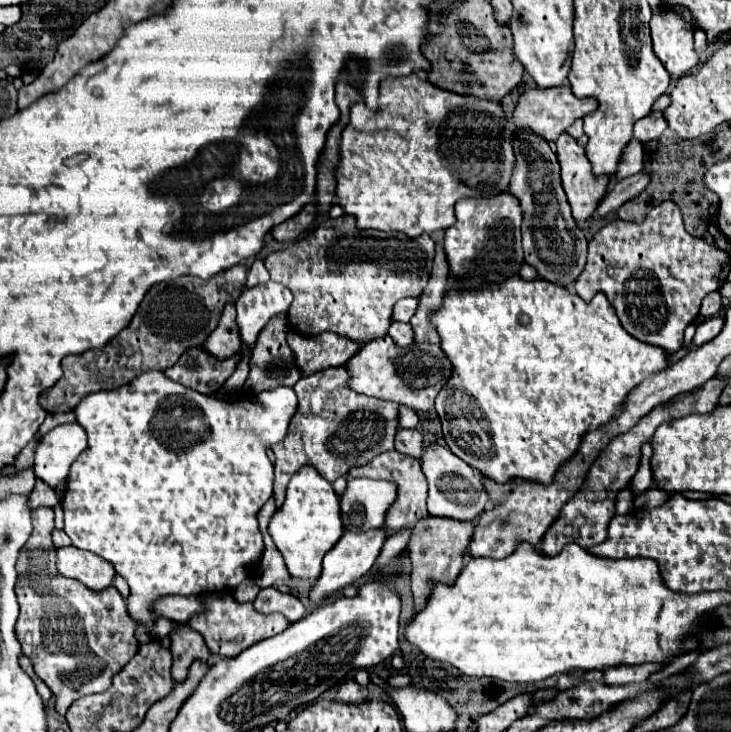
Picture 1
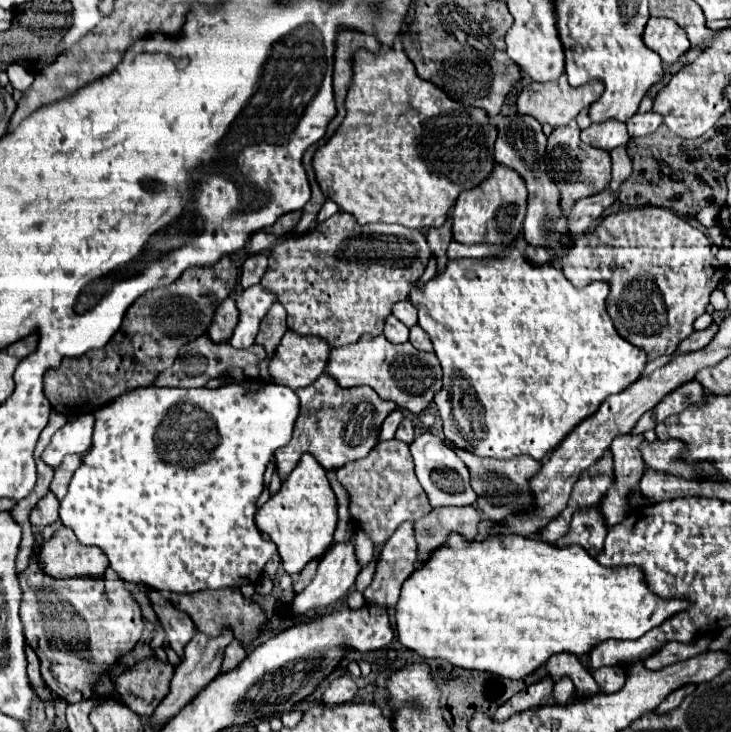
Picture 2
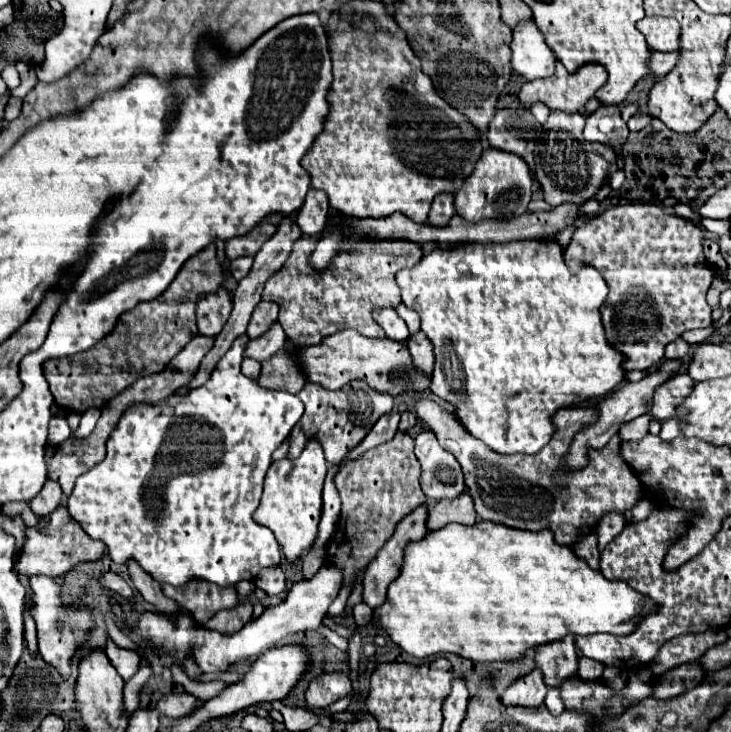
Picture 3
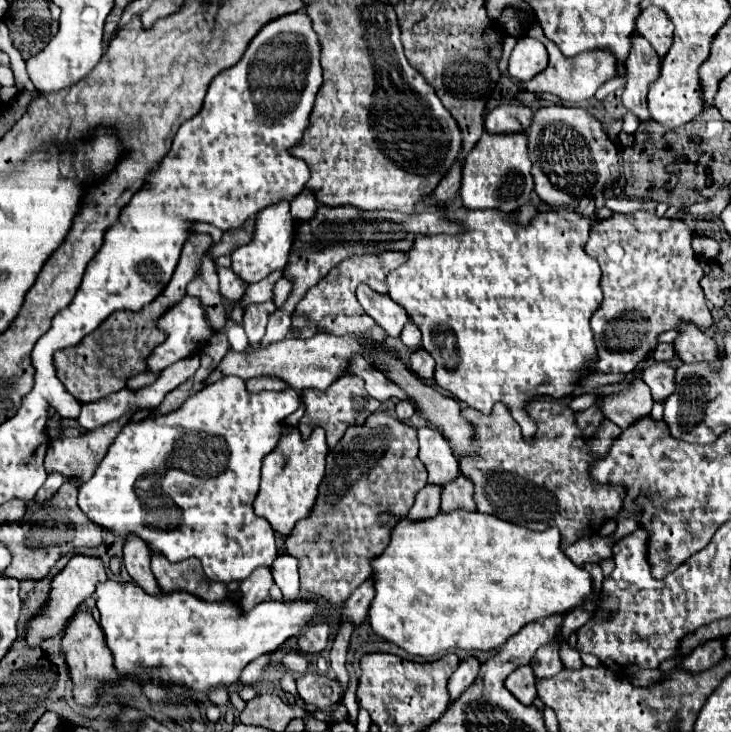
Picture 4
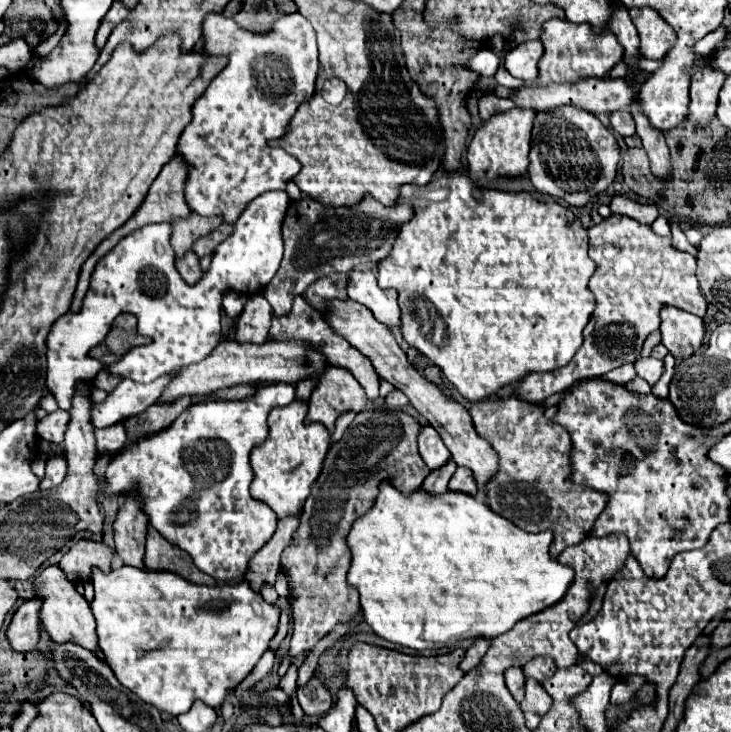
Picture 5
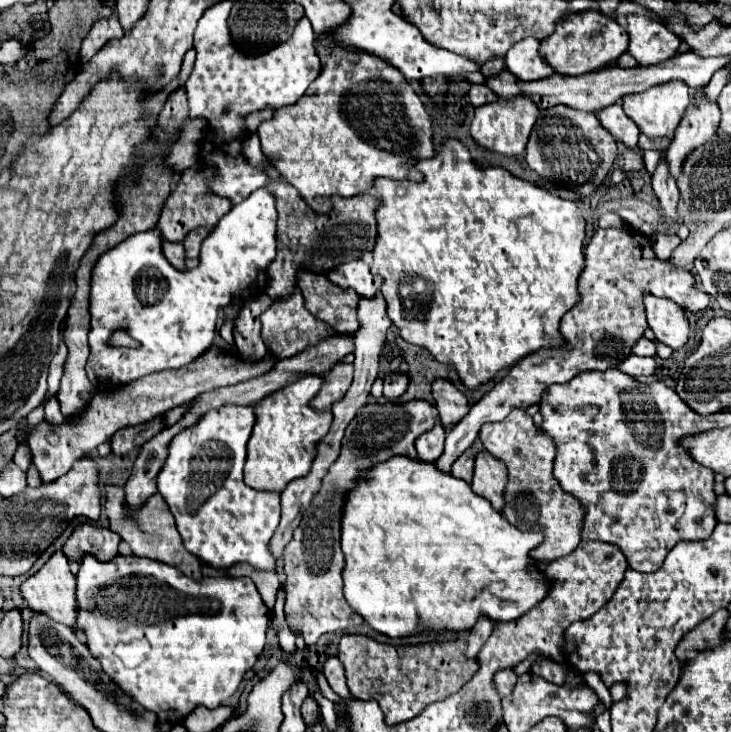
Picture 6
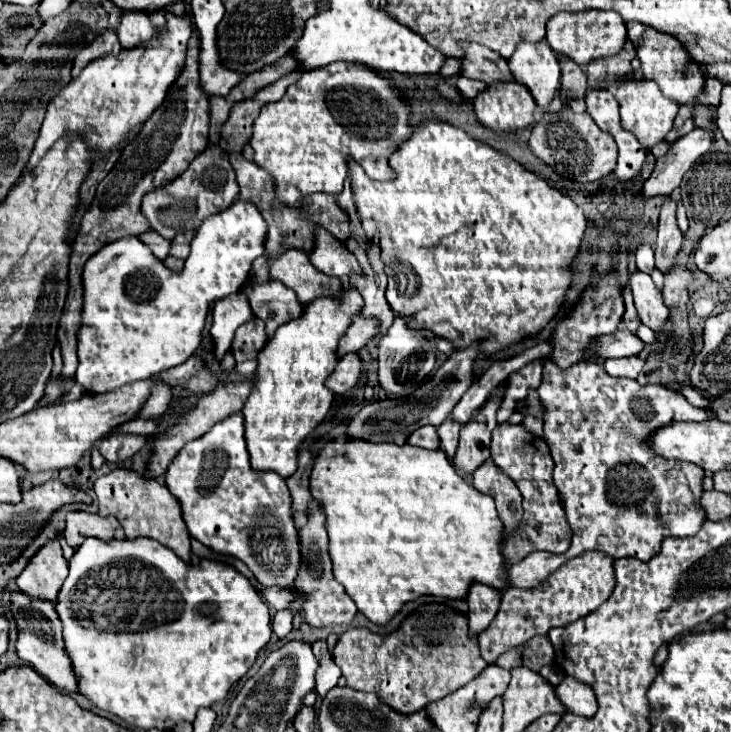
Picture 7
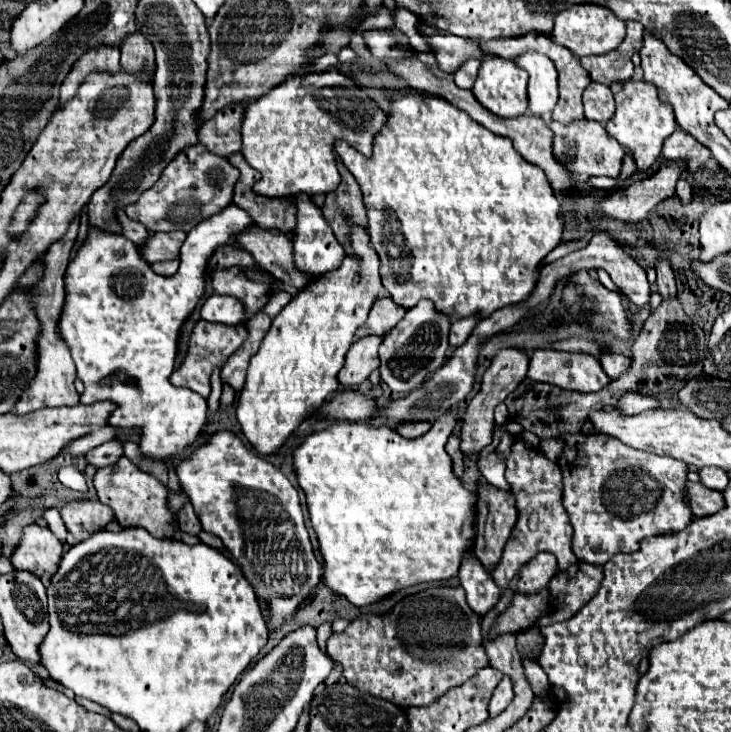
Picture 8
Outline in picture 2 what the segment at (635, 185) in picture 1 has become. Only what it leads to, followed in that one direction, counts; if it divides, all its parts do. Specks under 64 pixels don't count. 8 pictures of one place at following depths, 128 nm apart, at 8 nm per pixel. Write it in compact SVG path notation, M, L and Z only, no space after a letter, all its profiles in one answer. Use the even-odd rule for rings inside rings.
M606 188L600 194L582 198L576 202L574 210L568 214L568 222L570 222L570 230L572 234L584 234L594 220L598 220L602 216L602 212L612 206L616 202L616 192Z

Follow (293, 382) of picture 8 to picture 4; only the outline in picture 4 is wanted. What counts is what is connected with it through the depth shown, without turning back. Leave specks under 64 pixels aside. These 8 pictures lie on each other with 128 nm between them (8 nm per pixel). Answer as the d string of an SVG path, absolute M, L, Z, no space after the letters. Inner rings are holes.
M284 426L284 434L280 438L278 448L262 462L262 484L254 500L256 516L266 518L278 534L288 536L296 526L296 522L308 518L314 508L318 496L318 484L322 482L326 470L326 454L328 446L322 428L314 428L310 438L302 440L296 428Z

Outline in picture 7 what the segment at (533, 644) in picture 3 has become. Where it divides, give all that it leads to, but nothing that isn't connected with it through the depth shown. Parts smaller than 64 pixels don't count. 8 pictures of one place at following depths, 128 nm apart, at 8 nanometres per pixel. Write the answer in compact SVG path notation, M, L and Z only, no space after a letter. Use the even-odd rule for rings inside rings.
M328 442L326 450L318 454L318 462L314 464L314 474L312 474L312 490L316 502L324 504L326 512L326 526L328 526L328 536L330 536L330 558L334 564L334 578L344 584L346 594L354 600L358 610L374 624L386 626L406 602L416 600L418 596L436 596L436 598L446 598L446 600L464 600L470 592L470 586L474 582L486 584L498 592L504 592L510 586L508 580L508 570L506 570L506 560L502 554L502 534L504 534L504 524L496 514L494 500L478 490L474 490L470 484L464 482L464 478L454 470L454 466L448 462L446 454L442 450L422 450L416 446L394 446L394 444L368 444L368 442Z

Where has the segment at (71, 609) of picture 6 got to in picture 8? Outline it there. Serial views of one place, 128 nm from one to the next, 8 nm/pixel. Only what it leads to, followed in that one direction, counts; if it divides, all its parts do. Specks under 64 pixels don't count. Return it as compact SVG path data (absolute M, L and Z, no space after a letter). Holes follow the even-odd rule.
M30 524L22 530L20 546L12 556L12 566L14 570L28 570L38 578L44 574L54 576L58 572L62 554L64 546L50 530Z

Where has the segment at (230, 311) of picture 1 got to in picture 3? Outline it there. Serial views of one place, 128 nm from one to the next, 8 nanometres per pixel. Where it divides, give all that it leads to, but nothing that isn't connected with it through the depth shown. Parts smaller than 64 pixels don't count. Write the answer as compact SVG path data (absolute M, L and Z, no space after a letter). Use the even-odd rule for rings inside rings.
M224 288L218 290L218 294L210 294L210 298L202 298L202 302L198 302L200 334L212 336L212 338L218 336L230 316L230 312L232 312L232 300Z

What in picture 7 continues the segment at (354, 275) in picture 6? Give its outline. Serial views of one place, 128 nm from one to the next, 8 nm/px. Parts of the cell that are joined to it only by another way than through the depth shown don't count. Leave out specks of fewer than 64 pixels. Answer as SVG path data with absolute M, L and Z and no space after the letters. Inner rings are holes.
M324 228L316 230L316 246L308 254L308 258L326 276L342 278L348 276L352 270L356 274L362 274L354 254L348 248L344 248L340 242L336 242L334 236L328 234Z

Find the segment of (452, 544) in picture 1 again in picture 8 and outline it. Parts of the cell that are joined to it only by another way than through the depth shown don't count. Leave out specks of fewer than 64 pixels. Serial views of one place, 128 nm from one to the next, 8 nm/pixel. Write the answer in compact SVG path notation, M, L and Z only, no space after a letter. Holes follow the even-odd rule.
M508 348L508 350L500 350L496 354L496 358L492 360L490 368L486 370L484 374L484 380L482 380L482 388L480 392L470 400L468 408L466 408L466 414L464 414L464 422L462 422L462 444L460 444L460 450L464 452L466 458L470 460L476 460L480 450L484 446L488 446L492 442L492 434L494 434L494 408L504 402L504 398L516 390L516 386L524 380L526 376L526 370L528 370L528 356L524 350L518 350L518 348Z

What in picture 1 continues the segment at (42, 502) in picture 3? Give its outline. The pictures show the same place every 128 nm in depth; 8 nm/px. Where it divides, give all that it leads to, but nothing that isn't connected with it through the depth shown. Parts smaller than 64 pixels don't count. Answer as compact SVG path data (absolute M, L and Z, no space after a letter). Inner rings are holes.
M36 508L32 512L32 524L32 536L16 564L16 594L20 604L16 638L22 654L32 660L36 676L56 696L56 712L64 716L74 700L110 688L112 678L138 650L138 640L134 638L136 626L126 614L126 602L114 586L92 592L80 582L58 574L56 548L52 544L52 508Z

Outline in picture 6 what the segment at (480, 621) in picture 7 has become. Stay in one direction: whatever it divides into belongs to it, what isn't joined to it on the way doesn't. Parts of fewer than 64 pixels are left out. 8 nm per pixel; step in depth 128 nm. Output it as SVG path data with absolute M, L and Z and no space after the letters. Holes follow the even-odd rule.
M482 618L482 622L476 622L474 630L470 630L470 636L468 636L468 650L466 650L466 658L476 658L478 652L482 650L482 646L486 644L490 632L492 632L494 624L492 622L486 622L486 618Z

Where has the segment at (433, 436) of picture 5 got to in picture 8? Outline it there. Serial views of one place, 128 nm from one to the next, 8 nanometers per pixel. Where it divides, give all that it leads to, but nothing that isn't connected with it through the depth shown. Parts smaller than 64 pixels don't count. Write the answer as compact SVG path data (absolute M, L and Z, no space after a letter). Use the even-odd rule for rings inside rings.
M402 422L402 424L398 424L398 434L400 436L404 436L404 438L408 438L408 440L412 440L412 438L420 438L420 436L424 436L428 430L430 430L430 422L416 422L416 424L408 424L408 422Z

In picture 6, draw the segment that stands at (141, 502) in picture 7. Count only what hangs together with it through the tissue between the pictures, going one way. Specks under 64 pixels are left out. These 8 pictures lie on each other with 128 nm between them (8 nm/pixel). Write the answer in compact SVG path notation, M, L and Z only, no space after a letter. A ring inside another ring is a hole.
M106 486L106 494L108 494L106 514L108 514L108 520L110 520L110 530L118 532L120 538L128 542L128 546L132 548L134 556L174 564L186 576L190 576L194 580L202 580L200 562L194 560L194 556L184 548L182 538L180 538L180 534L176 530L176 524L174 524L174 516L170 514L166 502L162 502L160 494L154 494L150 498L150 502L146 502L146 506L142 506L142 514L138 514L138 518L126 518L126 522L122 522L122 488Z

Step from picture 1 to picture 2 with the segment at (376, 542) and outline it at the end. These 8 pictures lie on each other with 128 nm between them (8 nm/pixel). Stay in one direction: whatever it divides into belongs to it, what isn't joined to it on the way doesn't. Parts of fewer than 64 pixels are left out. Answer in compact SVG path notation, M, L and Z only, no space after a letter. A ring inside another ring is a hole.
M352 542L334 544L320 560L314 580L304 588L304 592L296 594L292 602L292 612L300 616L310 608L316 606L326 608L334 604L344 594L348 594L360 570L362 566L356 558L354 544Z

